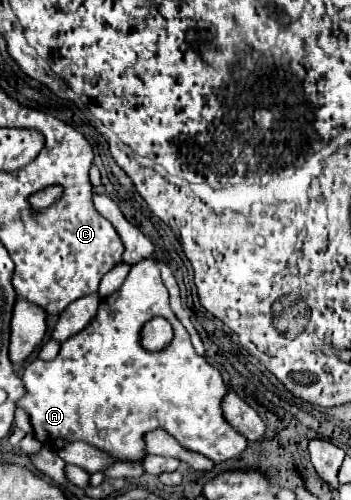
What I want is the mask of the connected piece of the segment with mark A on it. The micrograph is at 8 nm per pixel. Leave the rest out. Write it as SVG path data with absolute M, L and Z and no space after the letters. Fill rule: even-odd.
M153 260L139 262L135 268L129 270L121 288L101 300L99 312L93 322L61 344L59 356L55 360L45 362L35 358L33 362L29 362L23 372L23 384L27 388L27 394L17 402L17 406L25 408L25 412L29 414L35 438L43 446L55 450L63 448L69 442L83 440L95 448L107 450L119 460L137 462L141 460L143 436L153 428L163 428L172 433L187 450L203 454L219 464L229 458L237 458L249 444L247 438L243 438L225 422L221 400L229 390L223 384L219 370L215 370L203 356L195 354L187 330L169 308L169 294ZM155 316L163 316L173 326L173 340L161 352L149 352L139 342L139 332L143 324Z

